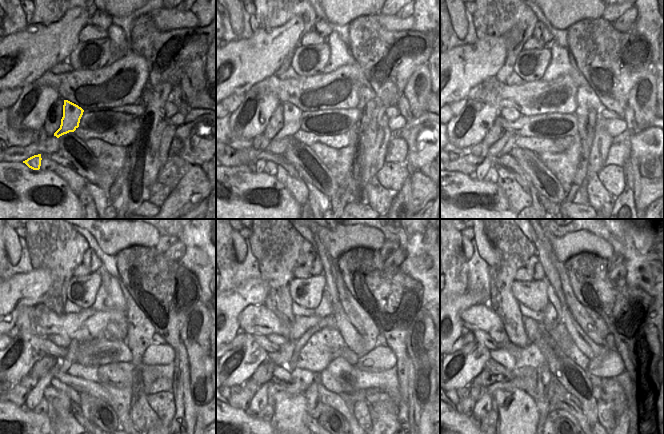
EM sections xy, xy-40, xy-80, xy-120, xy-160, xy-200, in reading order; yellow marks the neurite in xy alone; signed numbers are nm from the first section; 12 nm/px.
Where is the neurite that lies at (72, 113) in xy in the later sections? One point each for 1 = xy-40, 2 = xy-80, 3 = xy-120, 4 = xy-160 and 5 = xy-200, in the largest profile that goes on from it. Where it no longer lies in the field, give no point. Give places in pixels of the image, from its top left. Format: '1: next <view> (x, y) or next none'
1: next xy-40 (293, 116)
2: next xy-80 (517, 121)
3: next xy-120 (36, 394)
4: next xy-160 (259, 401)
5: next xy-200 (484, 404)

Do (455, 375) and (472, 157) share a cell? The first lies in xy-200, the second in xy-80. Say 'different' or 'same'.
different

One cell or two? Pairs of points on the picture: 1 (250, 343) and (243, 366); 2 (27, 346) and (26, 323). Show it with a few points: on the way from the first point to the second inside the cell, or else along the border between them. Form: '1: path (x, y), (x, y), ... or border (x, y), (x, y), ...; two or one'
1: path (249, 349), (249, 354), (243, 360); one
2: border (20, 330), (46, 337); two

